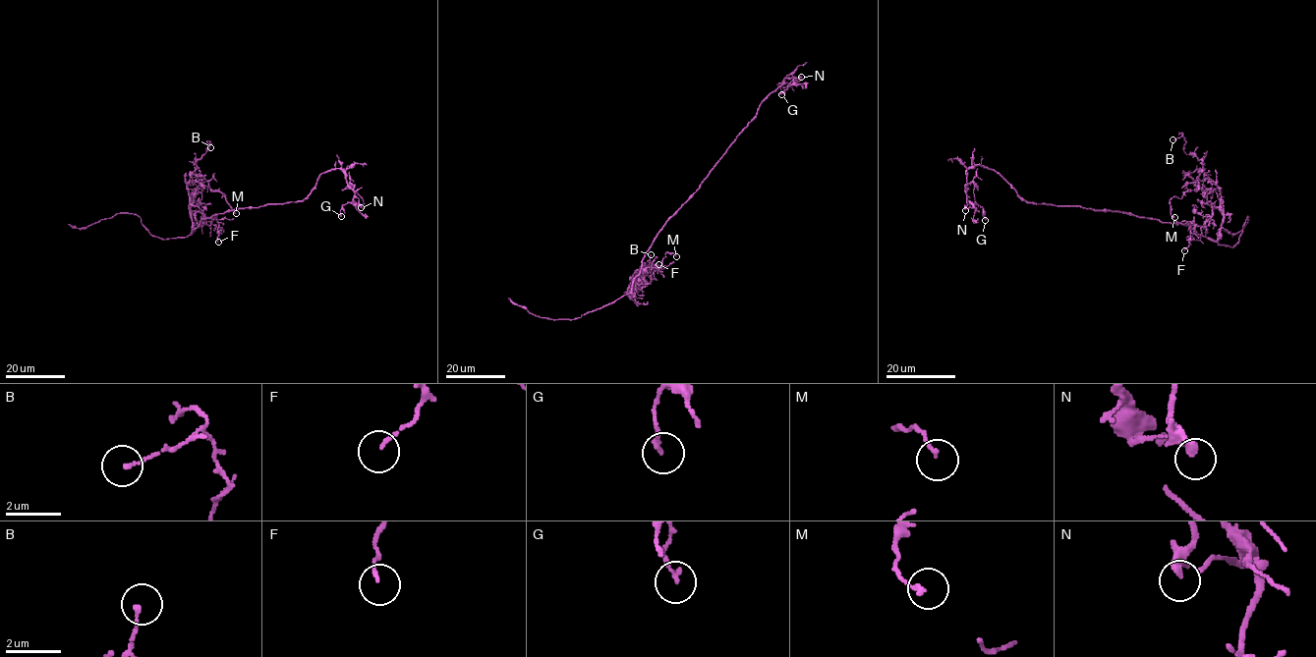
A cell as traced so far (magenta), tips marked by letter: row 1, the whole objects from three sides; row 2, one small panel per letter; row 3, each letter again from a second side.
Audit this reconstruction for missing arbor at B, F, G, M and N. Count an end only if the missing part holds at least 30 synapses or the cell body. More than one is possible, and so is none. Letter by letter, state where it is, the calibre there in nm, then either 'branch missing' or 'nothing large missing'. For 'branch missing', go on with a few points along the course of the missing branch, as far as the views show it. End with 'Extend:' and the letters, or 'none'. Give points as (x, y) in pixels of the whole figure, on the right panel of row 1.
B: at (1172, 139); 130 nm thick; nothing large missing
F: at (1184, 250); 110 nm thick; nothing large missing
G: at (985, 220); 160 nm thick; nothing large missing
M: at (1174, 217); 130 nm thick; nothing large missing
N: at (965, 210); 160 nm thick; nothing large missing
Extend: none

